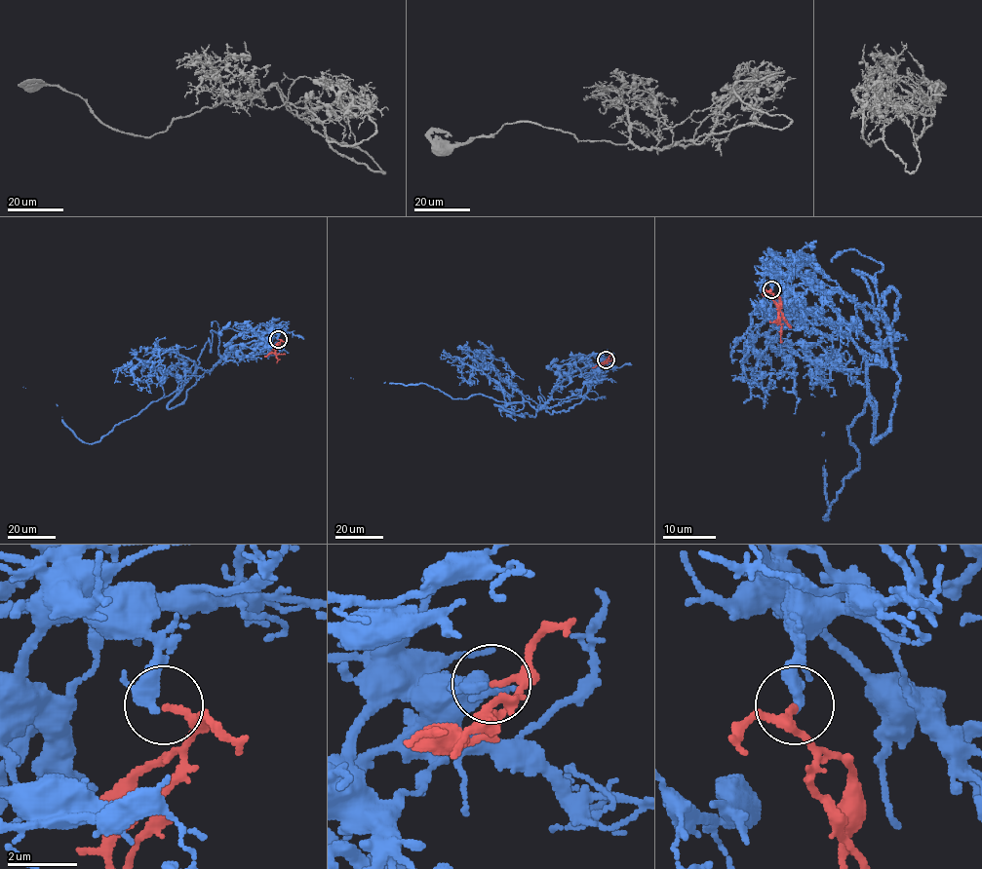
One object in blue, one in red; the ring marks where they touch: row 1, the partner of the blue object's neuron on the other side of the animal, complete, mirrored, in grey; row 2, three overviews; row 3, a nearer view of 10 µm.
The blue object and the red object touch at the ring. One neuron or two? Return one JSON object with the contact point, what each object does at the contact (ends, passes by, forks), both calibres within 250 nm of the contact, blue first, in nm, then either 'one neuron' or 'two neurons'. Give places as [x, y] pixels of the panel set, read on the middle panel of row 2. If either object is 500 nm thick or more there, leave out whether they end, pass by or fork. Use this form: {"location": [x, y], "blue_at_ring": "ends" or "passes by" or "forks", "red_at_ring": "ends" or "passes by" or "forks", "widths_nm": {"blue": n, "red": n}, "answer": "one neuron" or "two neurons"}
{"location": [606, 359], "blue_at_ring": "passes by", "red_at_ring": "ends", "widths_nm": {"blue": 280, "red": 170}, "answer": "one neuron"}

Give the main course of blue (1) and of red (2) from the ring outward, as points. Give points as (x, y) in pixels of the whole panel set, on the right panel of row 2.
1: (771, 289), (777, 274), (810, 276), (881, 354), (865, 353), (858, 467), (825, 519), (810, 394)
2: (771, 289), (779, 309), (779, 323), (769, 321)

